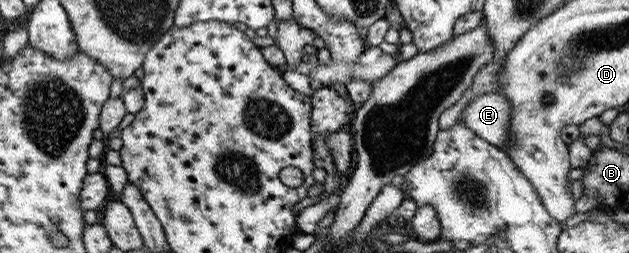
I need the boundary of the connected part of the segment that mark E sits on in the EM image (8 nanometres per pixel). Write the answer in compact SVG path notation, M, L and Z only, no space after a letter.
M478 94L460 111L459 120L486 143L502 148L510 142L510 103L498 94Z

